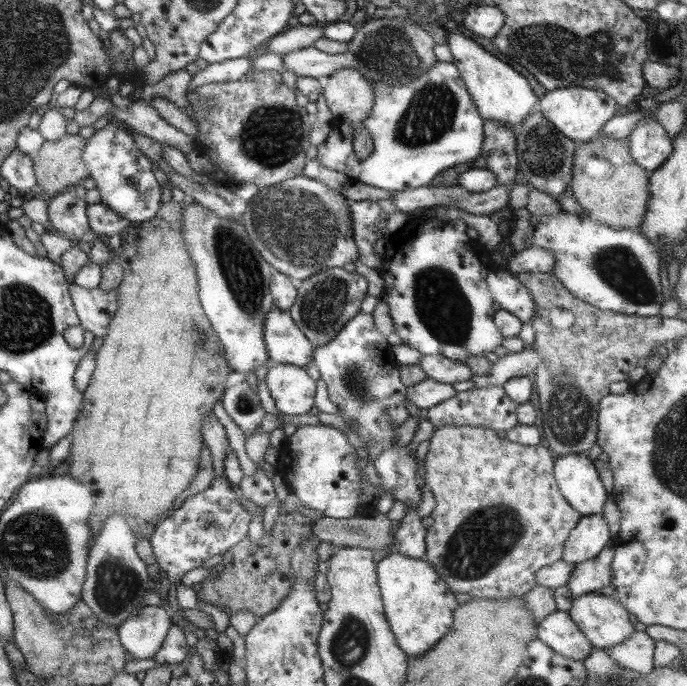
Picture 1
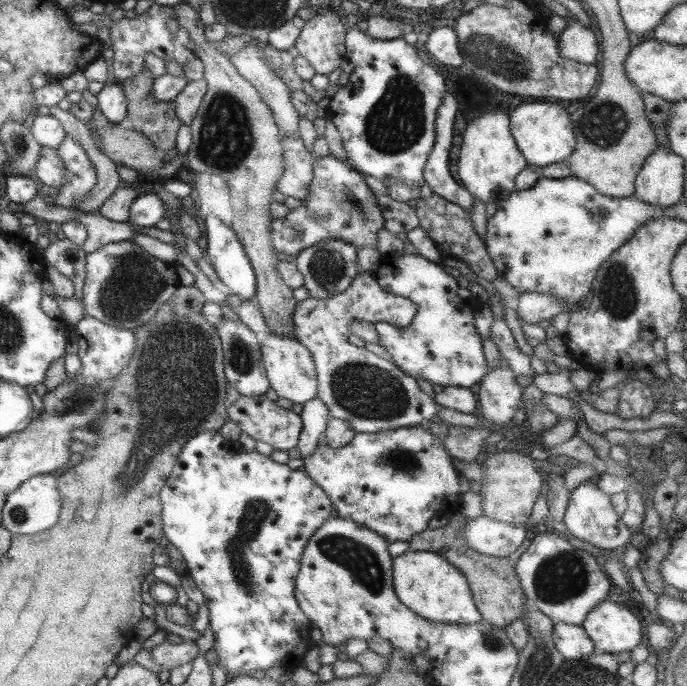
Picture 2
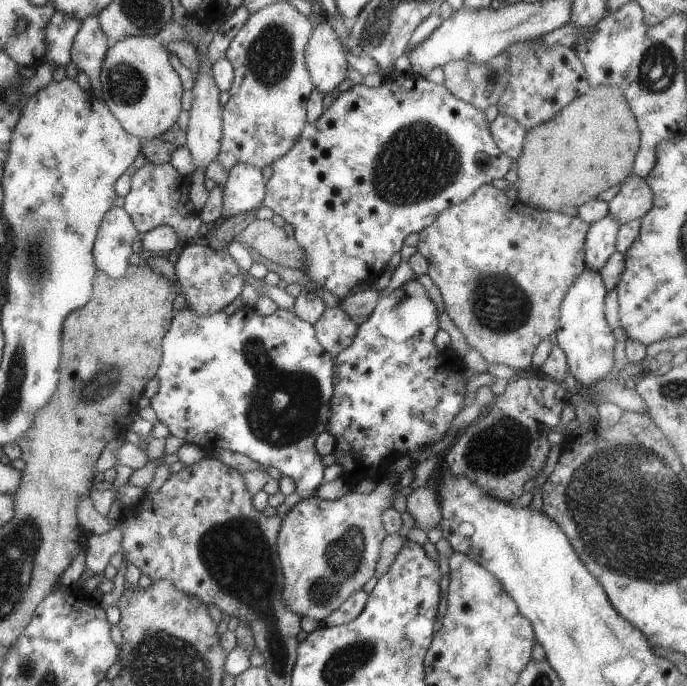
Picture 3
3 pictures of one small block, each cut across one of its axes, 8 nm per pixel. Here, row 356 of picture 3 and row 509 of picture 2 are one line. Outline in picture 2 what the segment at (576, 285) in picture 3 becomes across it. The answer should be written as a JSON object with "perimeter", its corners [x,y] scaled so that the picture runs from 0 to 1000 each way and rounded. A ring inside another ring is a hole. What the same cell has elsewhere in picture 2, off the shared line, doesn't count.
{"perimeter":[[[852,701],[828,720],[818,761],[831,781],[884,805],[904,802],[916,790],[917,773],[902,761],[902,751],[889,738],[886,723],[873,716],[869,707]]]}

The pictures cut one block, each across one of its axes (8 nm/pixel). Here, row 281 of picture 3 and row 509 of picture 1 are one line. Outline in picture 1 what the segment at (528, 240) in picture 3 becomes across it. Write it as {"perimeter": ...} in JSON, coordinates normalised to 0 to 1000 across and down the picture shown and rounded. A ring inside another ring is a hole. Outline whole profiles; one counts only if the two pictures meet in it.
{"perimeter":[[[639,620],[632,622],[630,634],[614,653],[611,666],[613,700],[616,700],[616,706],[624,708],[624,717],[633,727],[633,739],[630,739],[626,748],[627,758],[630,759],[620,770],[619,805],[613,816],[627,824],[630,832],[639,840],[640,845],[645,845],[645,850],[649,851],[651,859],[656,864],[674,864],[686,867],[686,870],[693,873],[709,875],[737,875],[744,869],[755,872],[780,854],[779,837],[785,828],[817,815],[822,784],[825,784],[831,771],[837,770],[837,764],[844,757],[844,749],[831,741],[831,736],[822,730],[822,726],[811,713],[811,704],[805,697],[803,687],[808,665],[798,653],[787,649],[753,647],[735,638],[726,638],[721,634],[721,628],[712,624]]]}

